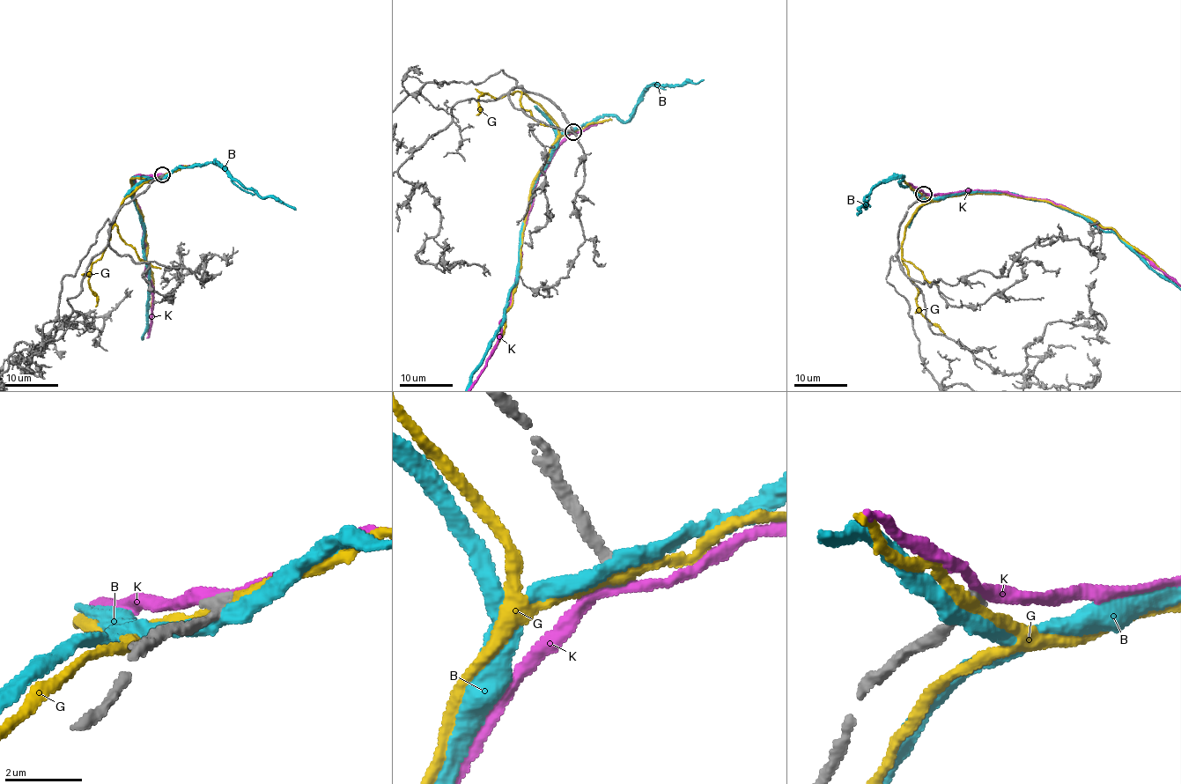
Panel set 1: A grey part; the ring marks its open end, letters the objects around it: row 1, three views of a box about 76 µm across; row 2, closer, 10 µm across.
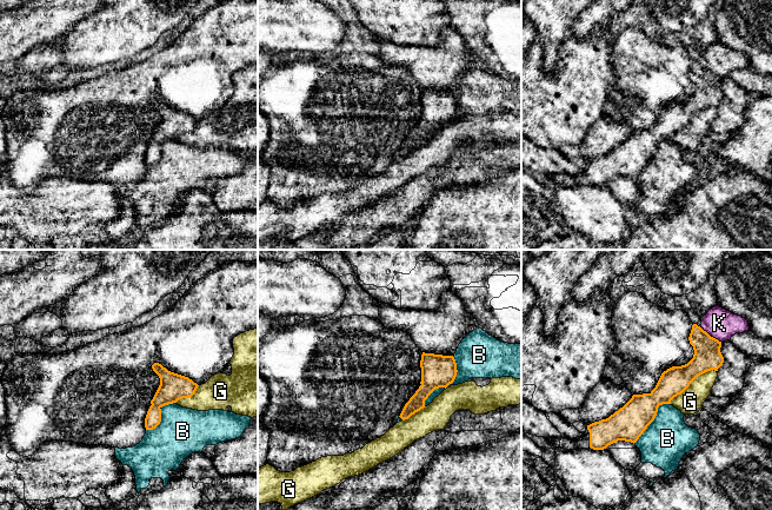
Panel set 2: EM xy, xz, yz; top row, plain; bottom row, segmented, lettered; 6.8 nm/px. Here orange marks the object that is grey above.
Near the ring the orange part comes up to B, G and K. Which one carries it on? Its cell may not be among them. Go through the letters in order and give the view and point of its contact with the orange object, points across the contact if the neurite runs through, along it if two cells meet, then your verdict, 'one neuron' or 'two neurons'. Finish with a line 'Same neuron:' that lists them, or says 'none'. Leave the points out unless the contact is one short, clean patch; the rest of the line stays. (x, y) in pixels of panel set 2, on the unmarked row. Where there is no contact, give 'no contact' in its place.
B: xz (448, 120) | two neurons
G: yz (692, 117) | two neurons
K: yz (717, 75) | one neuron
Same neuron: K

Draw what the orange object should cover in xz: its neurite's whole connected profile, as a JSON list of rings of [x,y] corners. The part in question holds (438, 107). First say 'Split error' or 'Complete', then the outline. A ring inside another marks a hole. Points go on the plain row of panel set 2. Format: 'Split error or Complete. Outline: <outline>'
Complete. Outline: [[[434,90],[421,91],[421,118],[419,125],[405,140],[400,154],[408,155],[412,151],[425,144],[425,137],[439,124],[447,124],[457,113],[457,99],[453,92]]]

